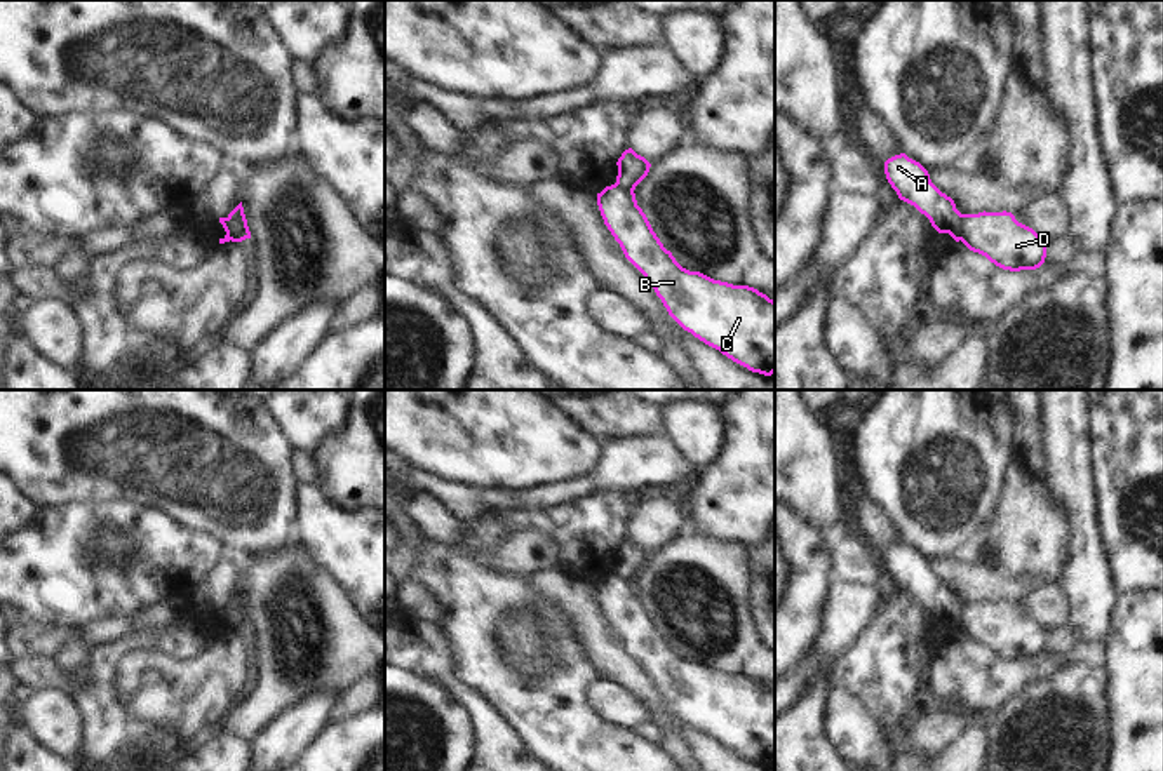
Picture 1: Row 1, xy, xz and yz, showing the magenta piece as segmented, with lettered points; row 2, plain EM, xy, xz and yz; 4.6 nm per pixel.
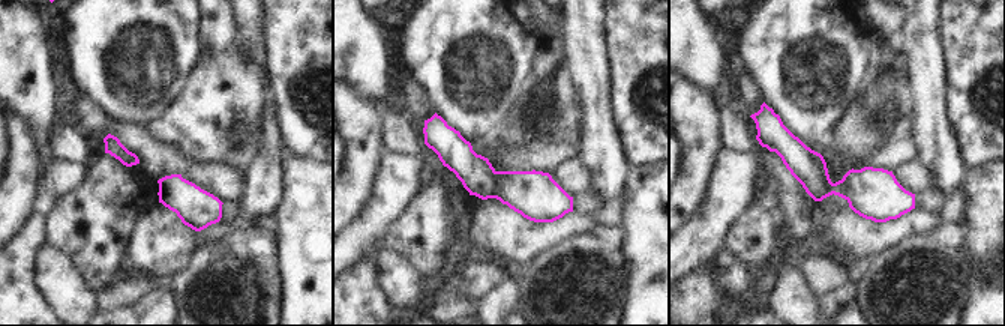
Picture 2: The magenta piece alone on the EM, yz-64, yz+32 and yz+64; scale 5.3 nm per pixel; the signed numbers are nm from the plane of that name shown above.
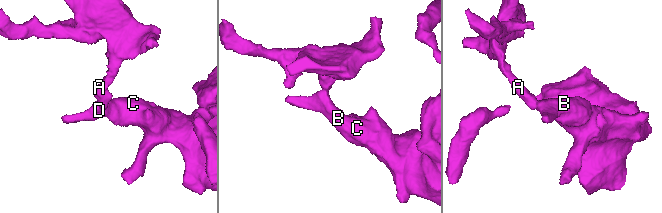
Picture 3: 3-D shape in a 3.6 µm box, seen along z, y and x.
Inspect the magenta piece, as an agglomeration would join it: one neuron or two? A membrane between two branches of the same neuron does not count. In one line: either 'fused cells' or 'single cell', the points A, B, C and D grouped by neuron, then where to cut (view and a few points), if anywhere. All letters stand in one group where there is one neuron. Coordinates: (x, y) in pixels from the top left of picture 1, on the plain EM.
fused cells | A / B C D | yz (963, 604), (958, 629)

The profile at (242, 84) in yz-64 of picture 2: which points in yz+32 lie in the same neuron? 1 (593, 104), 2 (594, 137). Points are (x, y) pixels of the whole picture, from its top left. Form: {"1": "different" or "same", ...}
{"1": "different", "2": "different"}

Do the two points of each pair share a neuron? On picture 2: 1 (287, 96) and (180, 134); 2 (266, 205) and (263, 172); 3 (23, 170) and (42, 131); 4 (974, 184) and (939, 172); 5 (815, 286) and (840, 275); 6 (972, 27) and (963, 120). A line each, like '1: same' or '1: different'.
1: different
2: same
3: different
4: different
5: same
6: same

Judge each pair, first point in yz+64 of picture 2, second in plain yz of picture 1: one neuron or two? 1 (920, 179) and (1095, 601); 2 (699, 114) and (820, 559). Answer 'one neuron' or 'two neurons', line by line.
1: two neurons
2: one neuron

